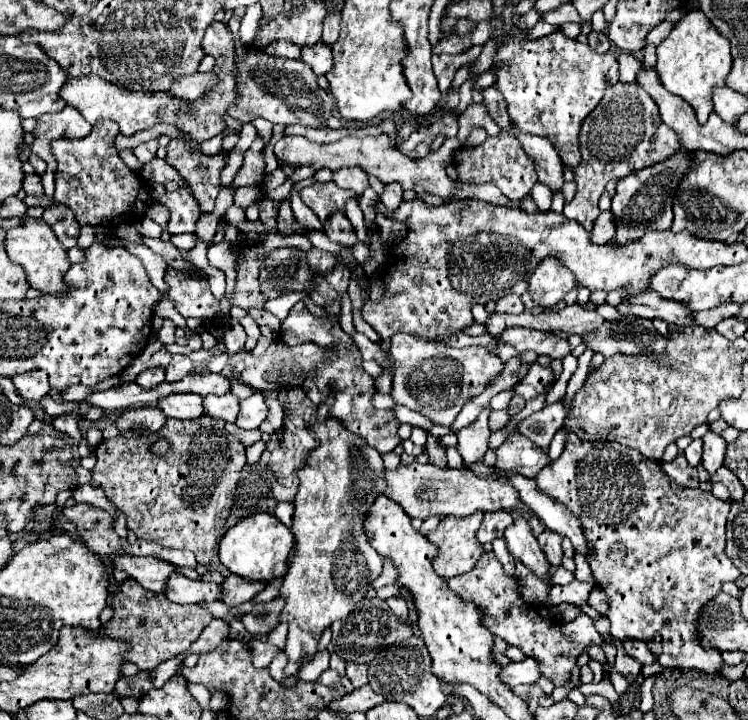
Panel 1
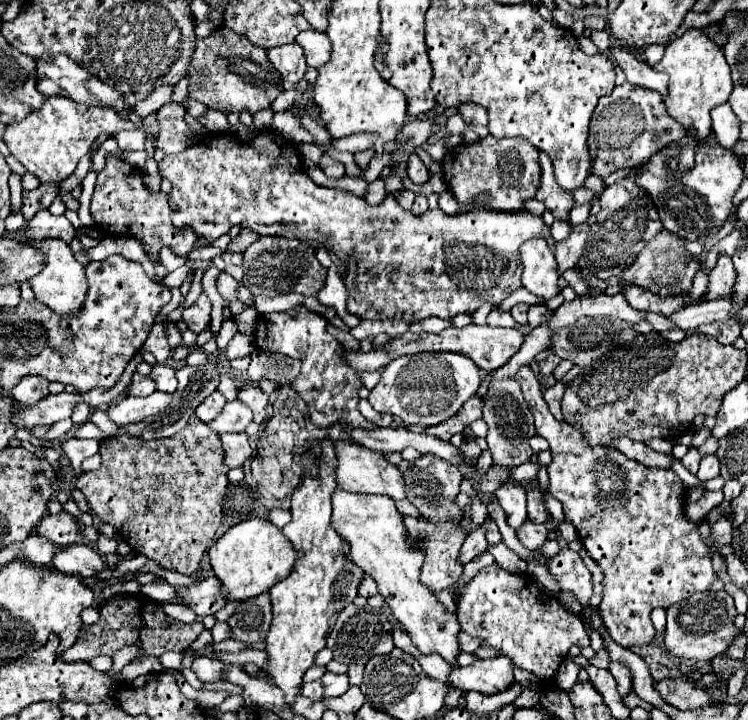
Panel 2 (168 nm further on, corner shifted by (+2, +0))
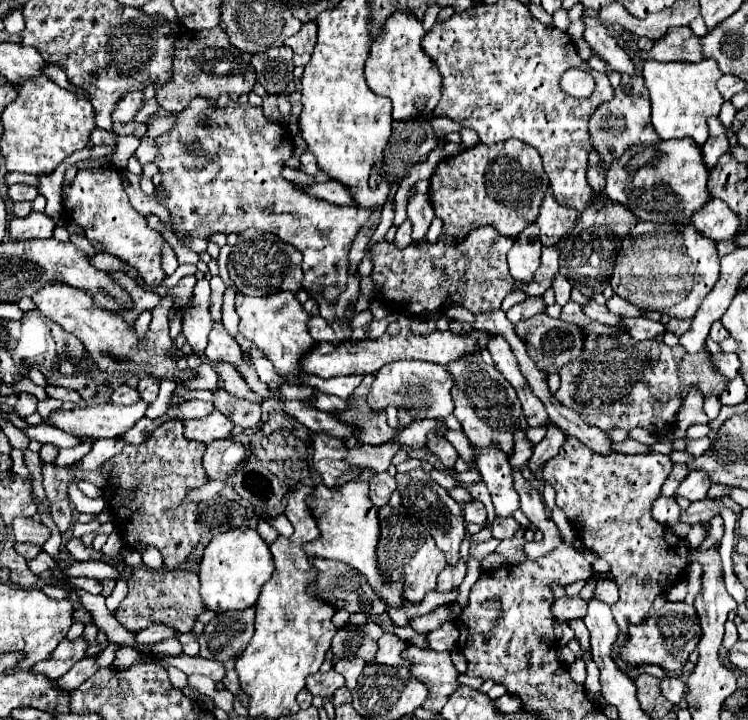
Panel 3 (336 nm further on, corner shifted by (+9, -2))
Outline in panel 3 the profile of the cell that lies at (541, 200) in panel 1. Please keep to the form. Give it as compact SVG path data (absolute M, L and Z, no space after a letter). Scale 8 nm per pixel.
M568 301L562 307L564 321L578 323L586 329L590 347L586 343L584 353L572 365L560 369L560 389L554 397L568 409L576 411L584 423L598 427L600 431L636 427L646 429L656 437L664 437L676 425L678 409L690 389L698 389L704 397L722 395L728 389L728 379L714 367L708 349L688 353L684 347L668 347L662 341L636 341L628 333L616 331L612 325L602 325L584 315L582 305Z

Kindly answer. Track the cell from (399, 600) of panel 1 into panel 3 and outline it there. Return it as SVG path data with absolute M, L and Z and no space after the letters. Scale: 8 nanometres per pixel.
M384 633L378 641L378 651L374 663L408 668L409 660L402 657L402 653L406 649L408 649L406 641L401 640L394 633Z

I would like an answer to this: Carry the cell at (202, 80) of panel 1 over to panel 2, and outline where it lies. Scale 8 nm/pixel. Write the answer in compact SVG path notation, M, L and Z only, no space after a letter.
M169 85L157 87L147 99L143 99L143 101L139 101L139 103L135 105L135 113L137 113L139 117L147 117L147 115L159 111L159 107L163 107L165 103L171 101L171 93L173 93L173 87L169 87Z

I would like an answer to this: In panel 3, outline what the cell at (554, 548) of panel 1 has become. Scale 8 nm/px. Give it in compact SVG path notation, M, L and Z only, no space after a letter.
M508 517L508 519L494 519L492 523L492 537L496 539L510 539L514 537L520 529L524 529L514 517Z

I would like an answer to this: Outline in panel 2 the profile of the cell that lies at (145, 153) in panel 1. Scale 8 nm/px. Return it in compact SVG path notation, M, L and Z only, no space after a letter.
M131 129L131 131L117 131L113 135L117 139L117 145L123 151L143 151L145 147L145 133L139 129Z

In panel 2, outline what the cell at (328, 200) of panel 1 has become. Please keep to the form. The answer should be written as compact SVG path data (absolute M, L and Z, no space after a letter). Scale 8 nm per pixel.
M263 131L259 133L257 137L249 139L249 141L239 141L235 137L227 137L223 133L219 135L209 135L209 137L203 137L199 139L195 145L187 147L187 151L181 151L179 155L167 155L163 159L163 163L159 163L159 171L161 171L161 177L169 179L173 189L169 193L169 201L171 201L171 207L173 207L173 225L179 229L179 231L185 231L185 229L191 229L197 237L203 237L207 245L211 245L217 237L225 235L229 227L233 225L239 225L239 227L247 227L251 231L255 231L257 235L271 235L271 237L289 237L289 239L299 239L299 241L307 241L311 247L319 247L319 245L325 245L325 249L333 251L341 263L345 265L345 275L349 273L349 255L353 251L353 257L355 257L355 263L357 263L357 279L353 283L353 287L349 289L347 293L347 311L353 313L353 315L359 315L361 319L369 319L369 321L395 321L395 319L403 319L405 323L415 323L415 321L421 321L421 319L427 319L427 317L439 317L439 319L453 319L455 315L459 313L473 313L479 305L483 303L489 303L493 307L499 307L503 303L503 299L507 299L515 289L521 287L521 263L519 263L519 245L525 243L527 239L533 239L533 237L543 237L547 239L549 237L549 227L543 223L541 217L537 215L531 215L527 211L519 211L519 213L495 213L495 211L489 211L489 209L475 209L471 213L463 213L463 215L445 215L441 209L429 209L425 211L425 215L419 215L415 217L413 213L409 211L403 211L397 203L395 197L387 195L383 199L383 203L371 207L367 205L367 201L363 197L357 197L353 193L347 193L347 191L339 191L339 189L327 189L327 187L319 187L311 181L311 177L305 173L305 167L303 167L303 159L297 151L297 145L287 141L287 139L281 139L279 135L271 133L271 131Z

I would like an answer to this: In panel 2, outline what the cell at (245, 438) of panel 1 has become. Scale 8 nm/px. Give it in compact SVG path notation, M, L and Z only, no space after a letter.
M225 433L221 435L223 453L225 453L225 465L227 467L241 467L251 457L251 445L249 437L245 433Z

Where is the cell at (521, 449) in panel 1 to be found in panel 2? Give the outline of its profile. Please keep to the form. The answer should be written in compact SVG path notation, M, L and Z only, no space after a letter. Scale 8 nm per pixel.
M495 379L491 383L491 391L483 395L483 415L481 419L487 423L487 443L489 451L493 455L493 463L505 465L505 467L517 467L531 459L533 451L529 447L529 439L535 435L535 425L531 419L531 411L527 401L523 399L521 387L515 379Z

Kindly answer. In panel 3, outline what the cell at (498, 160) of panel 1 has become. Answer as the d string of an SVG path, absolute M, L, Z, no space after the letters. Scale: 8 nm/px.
M506 139L496 145L478 143L472 149L464 149L440 161L430 177L430 201L436 217L444 223L442 233L456 237L456 241L468 229L482 225L492 225L508 237L518 235L536 221L546 189L548 177L538 151L518 139Z

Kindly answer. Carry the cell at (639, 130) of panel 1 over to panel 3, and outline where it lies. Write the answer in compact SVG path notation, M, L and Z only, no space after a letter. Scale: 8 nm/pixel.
M622 77L622 83L616 87L614 97L606 103L602 103L588 121L590 127L590 141L592 147L598 151L600 159L604 163L612 163L624 155L624 151L632 145L652 145L658 143L660 137L656 135L652 123L650 123L650 97L648 89L644 85L642 77Z

